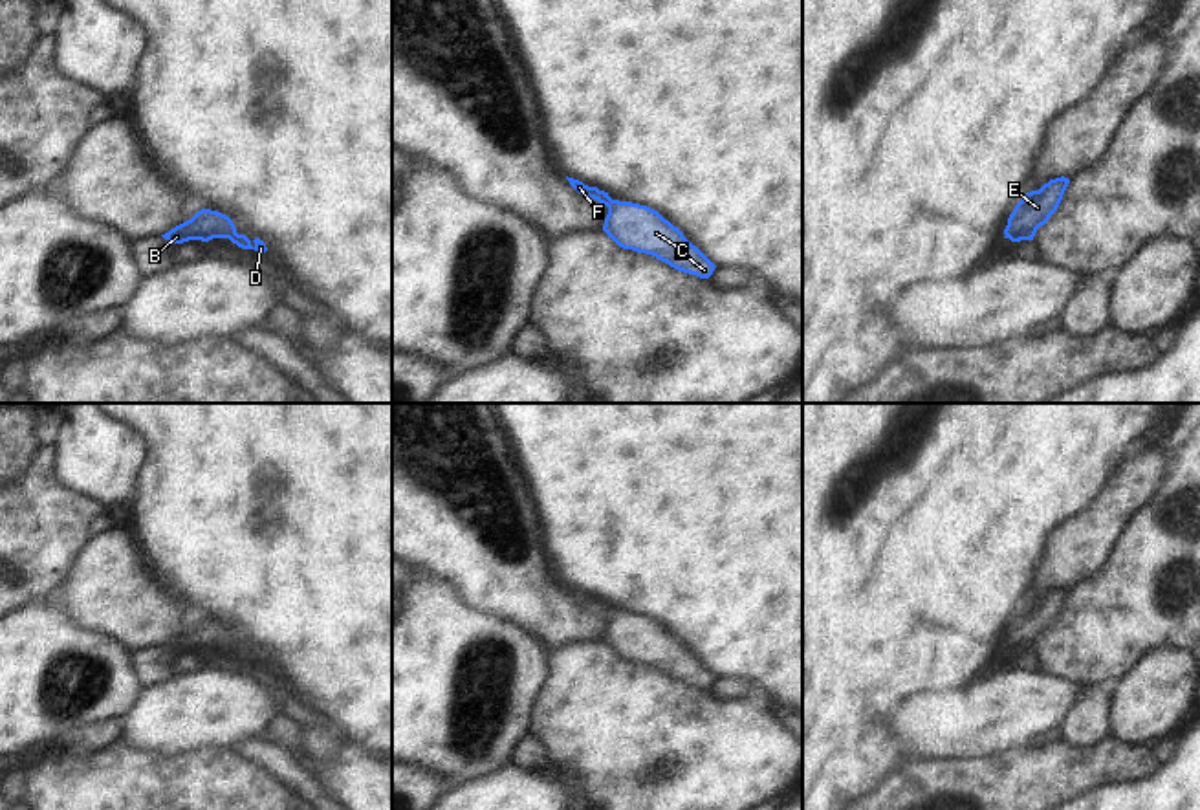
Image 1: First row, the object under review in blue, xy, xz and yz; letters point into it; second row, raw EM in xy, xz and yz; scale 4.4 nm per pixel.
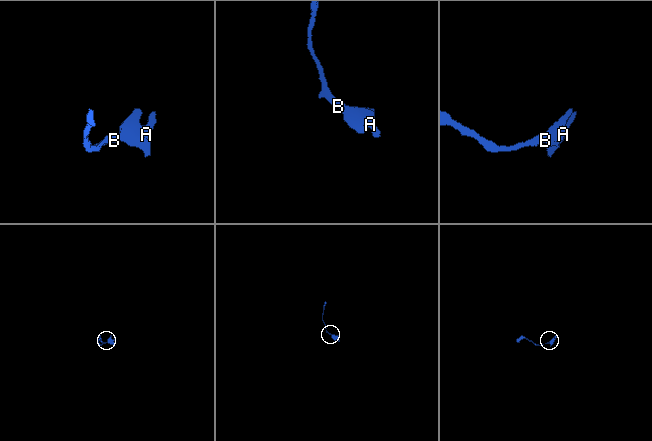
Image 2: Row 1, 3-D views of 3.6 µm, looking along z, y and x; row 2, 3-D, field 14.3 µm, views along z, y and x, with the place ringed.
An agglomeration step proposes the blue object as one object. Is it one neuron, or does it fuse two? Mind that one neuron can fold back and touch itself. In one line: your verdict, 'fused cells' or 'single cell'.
single cell

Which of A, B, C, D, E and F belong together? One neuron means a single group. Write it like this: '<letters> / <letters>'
A B C D E F

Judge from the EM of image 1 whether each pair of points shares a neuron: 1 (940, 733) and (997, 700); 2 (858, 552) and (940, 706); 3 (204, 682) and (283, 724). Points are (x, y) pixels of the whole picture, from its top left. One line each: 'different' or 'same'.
1: same
2: different
3: different

